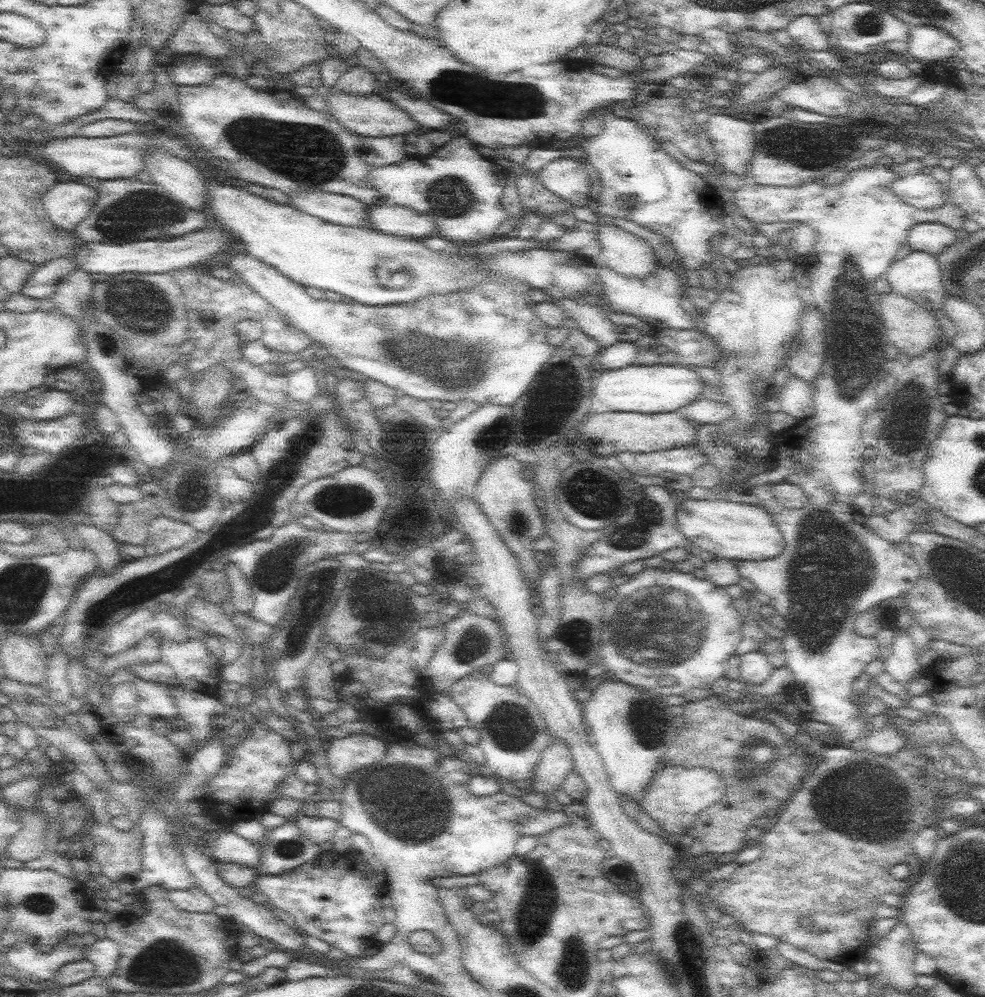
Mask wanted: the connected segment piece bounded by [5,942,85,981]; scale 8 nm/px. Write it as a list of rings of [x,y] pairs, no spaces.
[[[66,942],[56,945],[52,952],[41,952],[34,944],[17,943],[11,947],[6,959],[38,980],[51,981],[57,970],[70,962],[84,959],[85,946],[69,946]]]

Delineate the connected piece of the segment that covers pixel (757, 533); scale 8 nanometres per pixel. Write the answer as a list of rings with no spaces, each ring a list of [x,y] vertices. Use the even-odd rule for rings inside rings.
[[[687,499],[677,507],[675,515],[680,533],[698,548],[706,558],[718,557],[732,561],[761,561],[774,558],[782,551],[785,543],[783,534],[773,522],[770,514],[760,506],[727,502],[716,499]]]

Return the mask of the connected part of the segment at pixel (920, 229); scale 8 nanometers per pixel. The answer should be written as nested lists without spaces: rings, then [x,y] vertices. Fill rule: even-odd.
[[[940,222],[912,226],[907,240],[914,252],[926,251],[933,255],[939,255],[954,242],[958,242],[955,231]]]

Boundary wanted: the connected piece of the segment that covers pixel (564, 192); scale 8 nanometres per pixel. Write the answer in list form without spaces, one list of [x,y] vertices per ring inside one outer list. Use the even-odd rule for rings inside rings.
[[[563,156],[548,163],[539,172],[542,184],[573,206],[586,207],[591,198],[591,178],[586,163]]]

